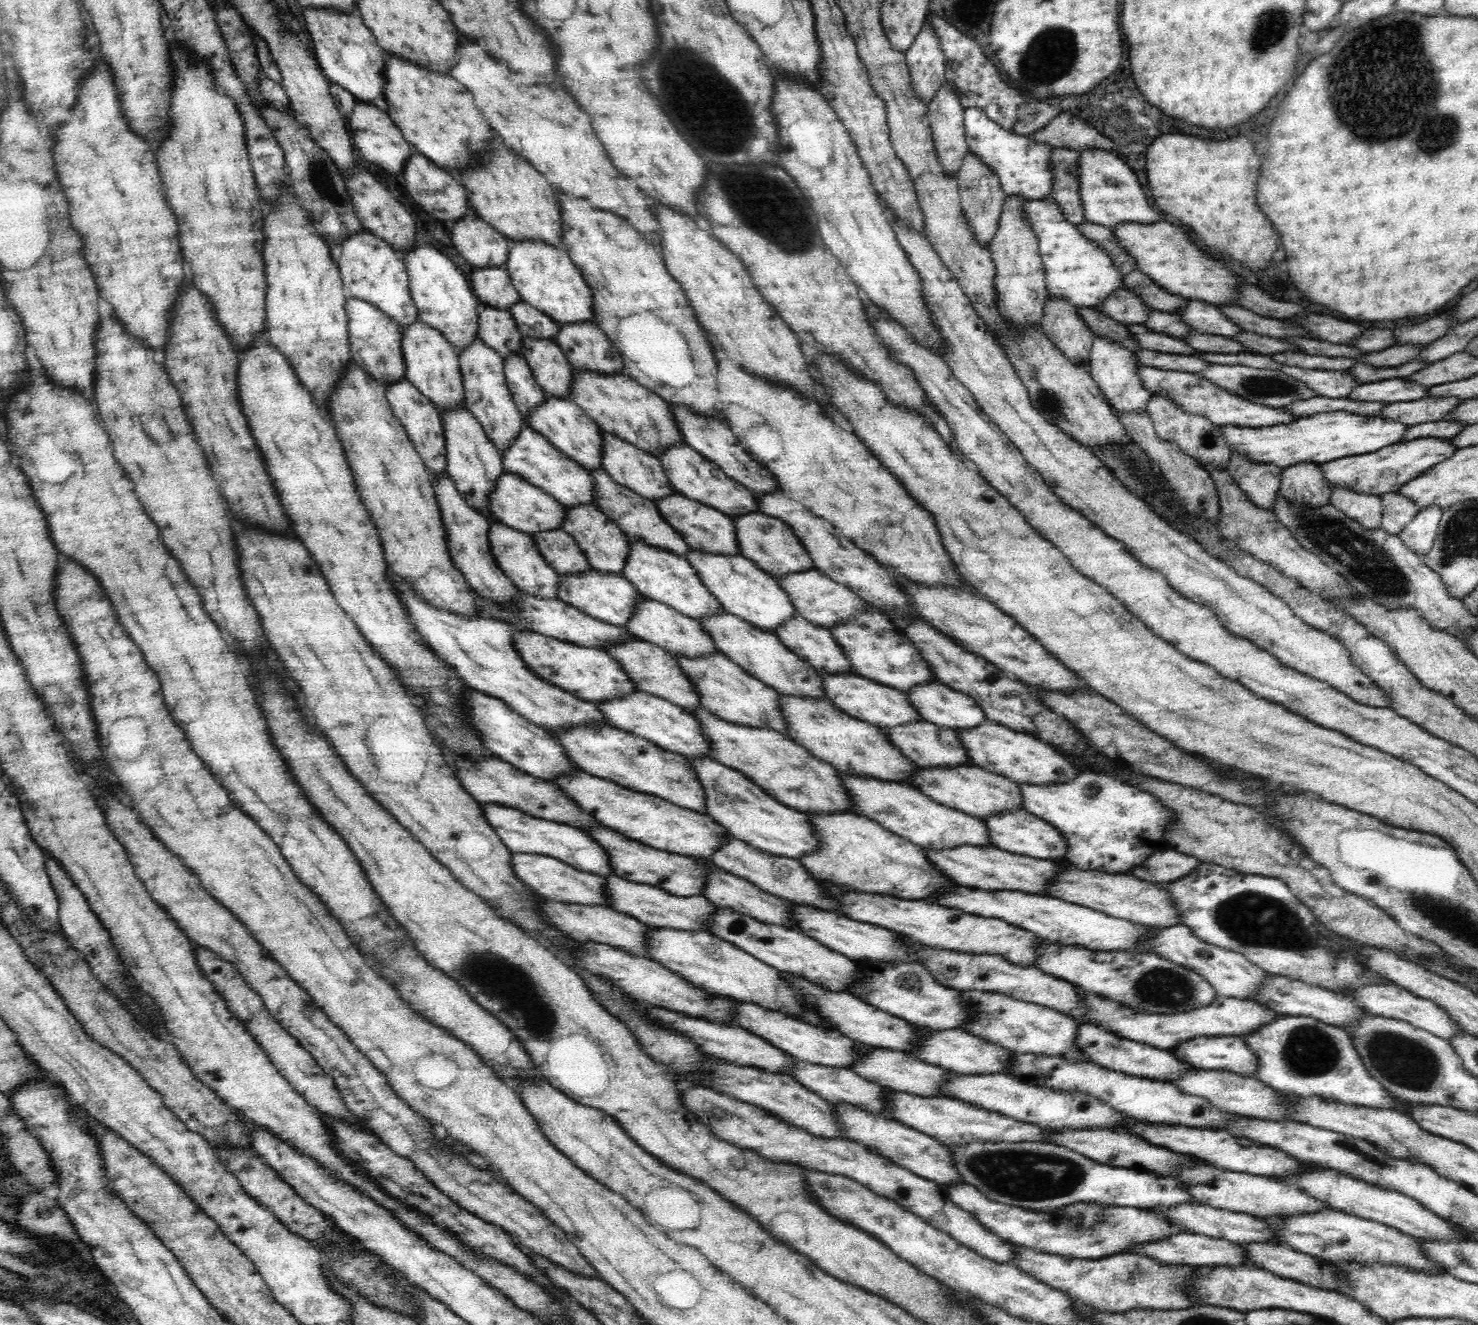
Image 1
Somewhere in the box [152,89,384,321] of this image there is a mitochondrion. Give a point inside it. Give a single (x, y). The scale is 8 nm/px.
(316, 172)

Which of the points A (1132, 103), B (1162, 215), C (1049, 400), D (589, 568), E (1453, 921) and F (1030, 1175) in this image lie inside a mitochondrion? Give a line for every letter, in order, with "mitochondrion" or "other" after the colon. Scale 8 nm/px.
A: other
B: other
C: mitochondrion
D: other
E: mitochondrion
F: mitochondrion

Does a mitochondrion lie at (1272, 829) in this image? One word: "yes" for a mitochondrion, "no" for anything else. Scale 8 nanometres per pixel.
no

